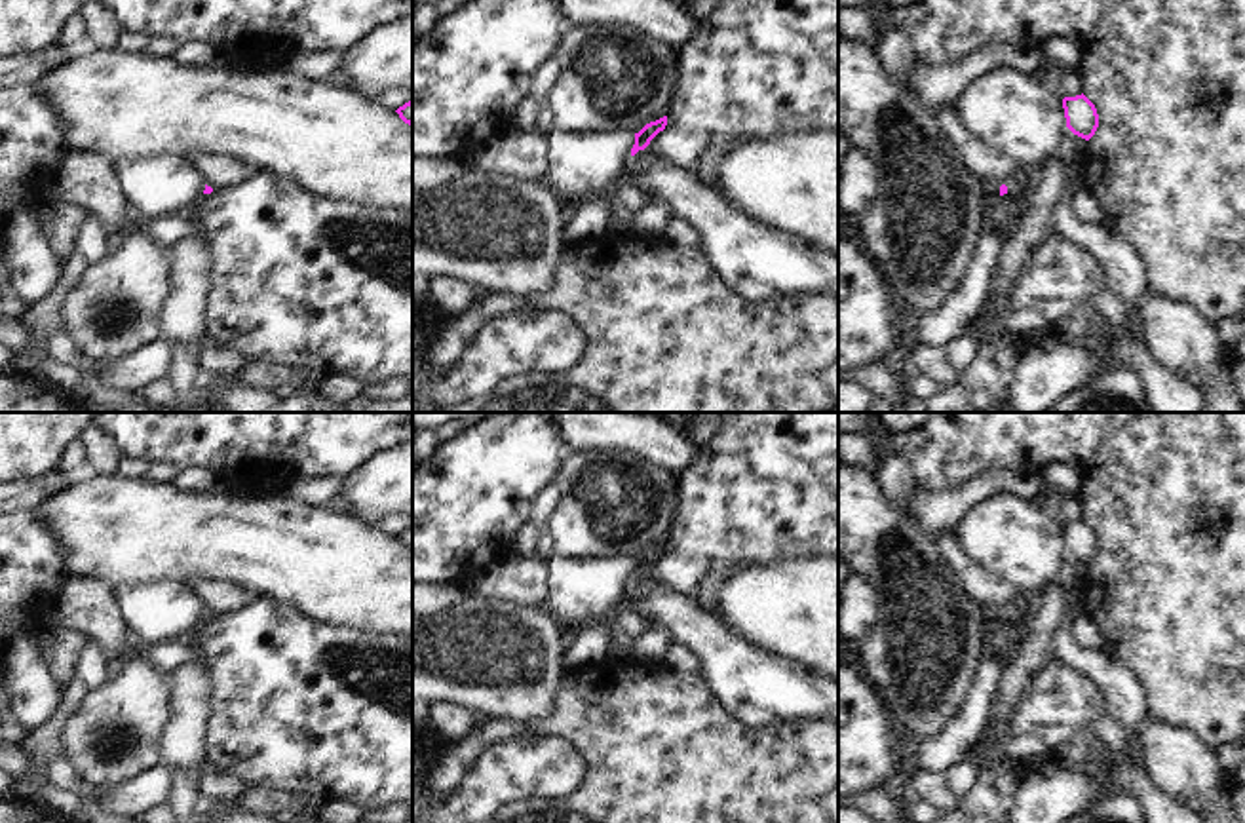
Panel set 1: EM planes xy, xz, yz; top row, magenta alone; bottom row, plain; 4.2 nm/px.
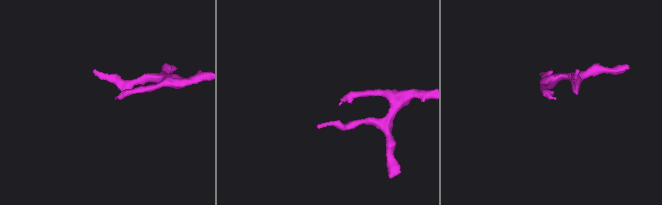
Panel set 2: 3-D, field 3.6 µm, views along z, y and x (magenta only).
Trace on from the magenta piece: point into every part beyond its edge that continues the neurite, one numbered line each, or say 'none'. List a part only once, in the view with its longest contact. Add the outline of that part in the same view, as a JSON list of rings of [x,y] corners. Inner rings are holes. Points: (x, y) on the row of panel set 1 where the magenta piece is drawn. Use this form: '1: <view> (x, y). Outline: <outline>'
1: xz (584, 166). Outline: [[[551,131],[547,133],[547,171],[540,179],[559,203],[572,211],[593,200],[608,201],[610,226],[629,220],[631,213],[614,200],[620,181],[631,179],[629,131]]]

